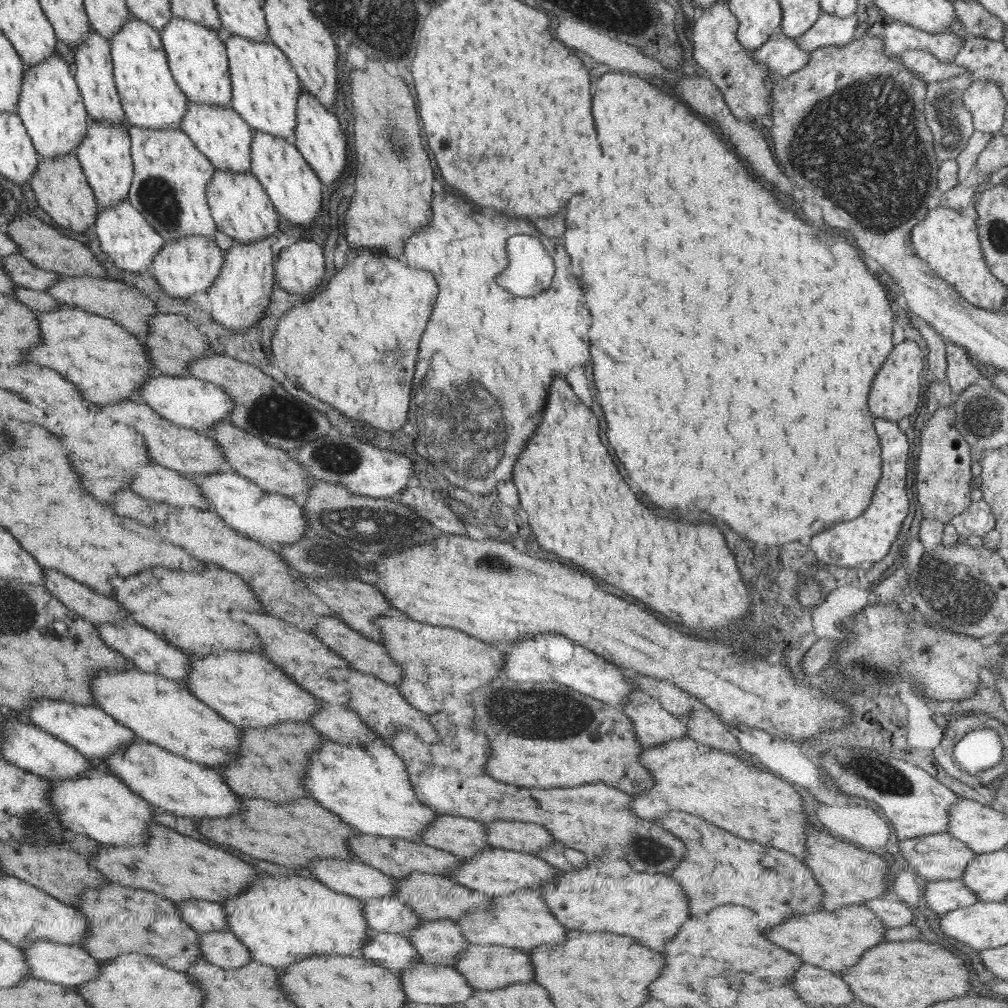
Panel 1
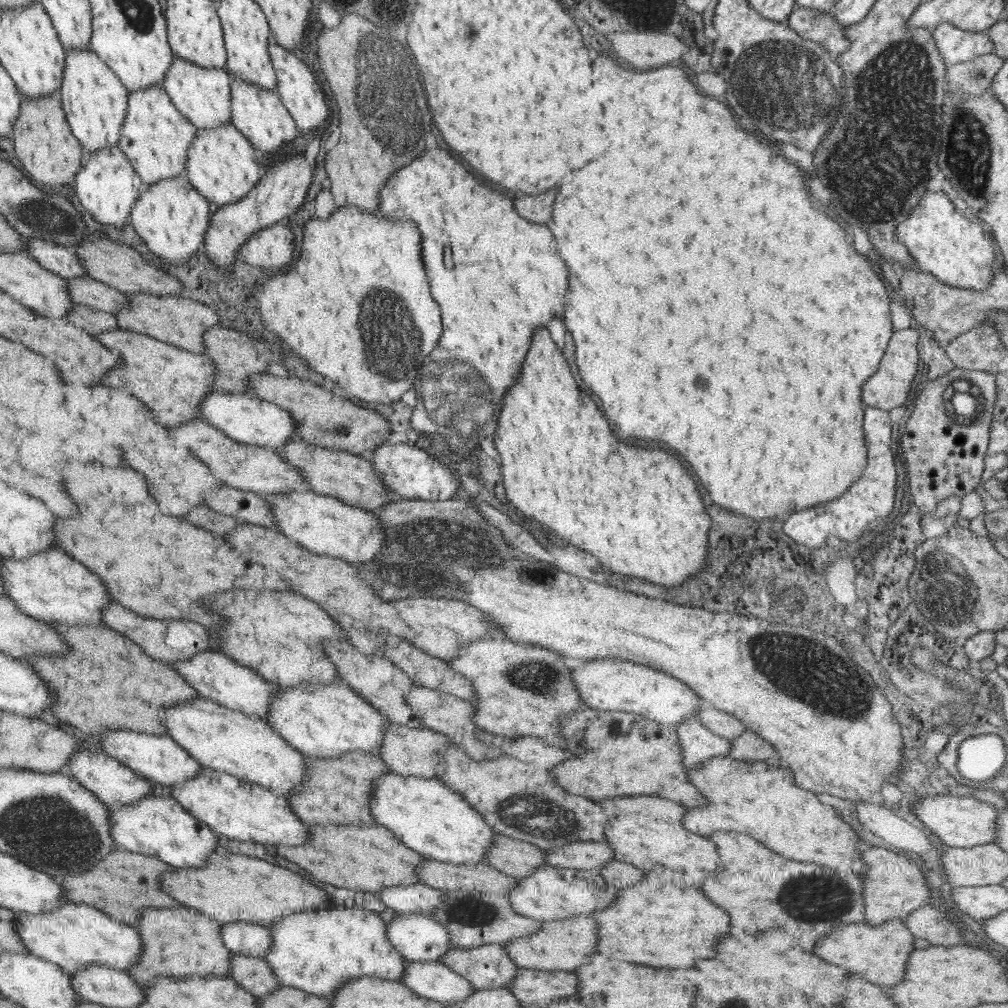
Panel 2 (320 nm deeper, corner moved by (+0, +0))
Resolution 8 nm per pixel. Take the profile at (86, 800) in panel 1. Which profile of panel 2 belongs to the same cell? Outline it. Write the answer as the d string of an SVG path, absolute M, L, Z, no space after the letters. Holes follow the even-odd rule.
M153 793L135 804L110 807L110 812L111 837L117 848L155 856L177 868L204 868L218 844L214 830L172 797L163 798Z

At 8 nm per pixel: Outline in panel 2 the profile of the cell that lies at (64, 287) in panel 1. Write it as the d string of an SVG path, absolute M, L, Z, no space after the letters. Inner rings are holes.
M132 294L129 304L113 315L118 321L120 329L135 333L150 335L162 342L170 343L194 354L205 352L203 336L213 327L219 326L219 314L209 306L199 303L183 295L156 296L154 294Z

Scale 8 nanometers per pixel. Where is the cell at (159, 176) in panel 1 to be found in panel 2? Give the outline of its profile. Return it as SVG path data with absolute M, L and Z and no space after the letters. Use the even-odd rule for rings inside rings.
M150 85L129 93L128 109L118 145L138 170L144 186L148 186L178 176L182 171L186 172L189 148L197 136L197 129L177 109L163 85Z

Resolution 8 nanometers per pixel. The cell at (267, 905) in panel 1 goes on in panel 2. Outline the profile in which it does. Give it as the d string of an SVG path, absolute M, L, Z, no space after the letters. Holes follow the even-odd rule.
M332 905L326 909L309 910L282 917L272 927L268 927L268 930L273 934L274 941L264 959L273 968L283 986L290 986L329 999L337 988L341 988L345 982L349 982L355 976L374 976L402 982L406 960L390 944L386 922L377 913L357 906L353 909L341 907L337 910Z

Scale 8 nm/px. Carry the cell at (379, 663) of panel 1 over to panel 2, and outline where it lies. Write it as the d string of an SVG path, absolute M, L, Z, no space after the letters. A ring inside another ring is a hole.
M402 644L399 647L386 645L385 648L384 656L408 673L415 685L443 690L461 699L477 699L472 682L455 671L445 659L412 644Z

